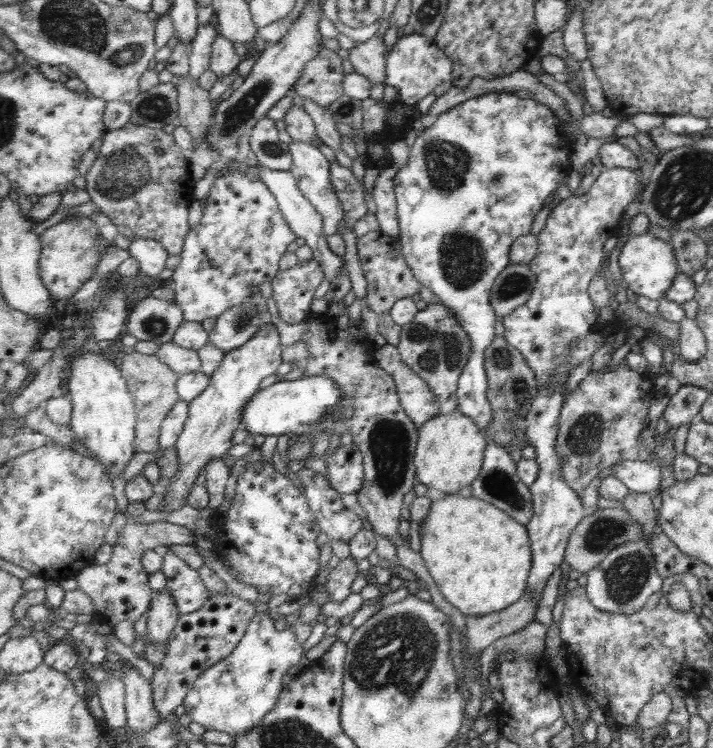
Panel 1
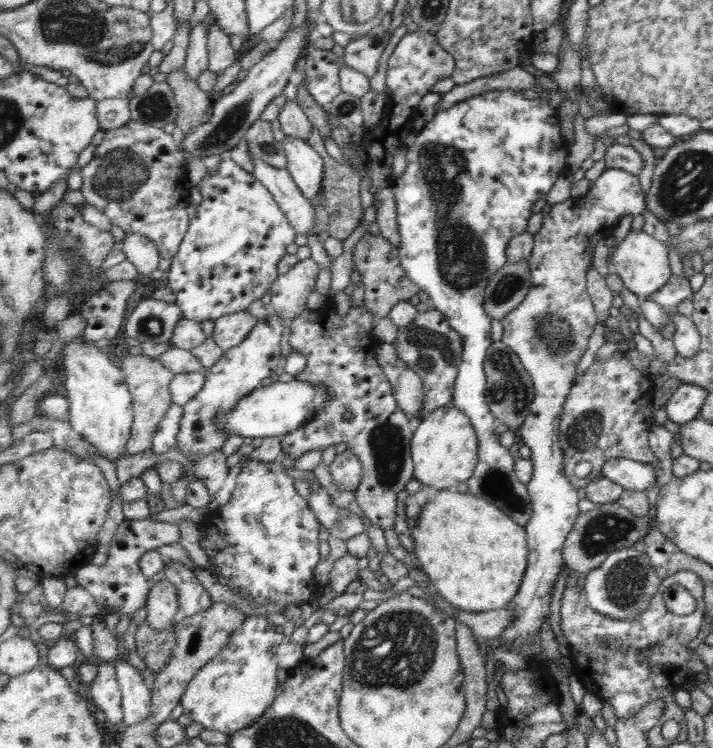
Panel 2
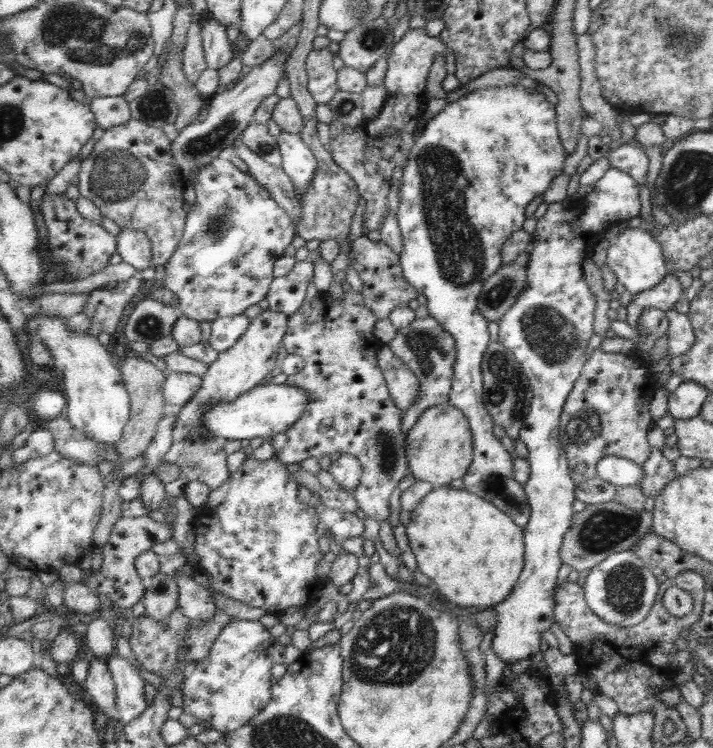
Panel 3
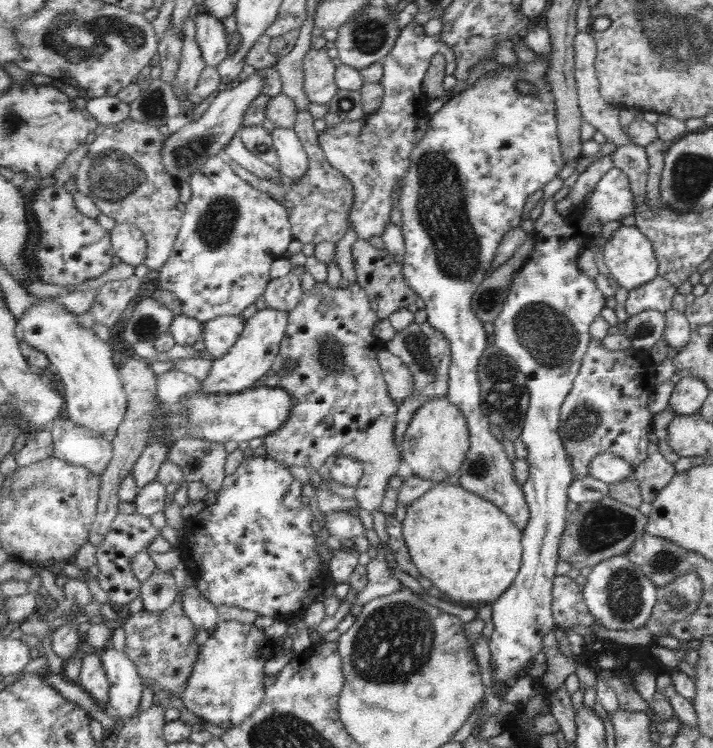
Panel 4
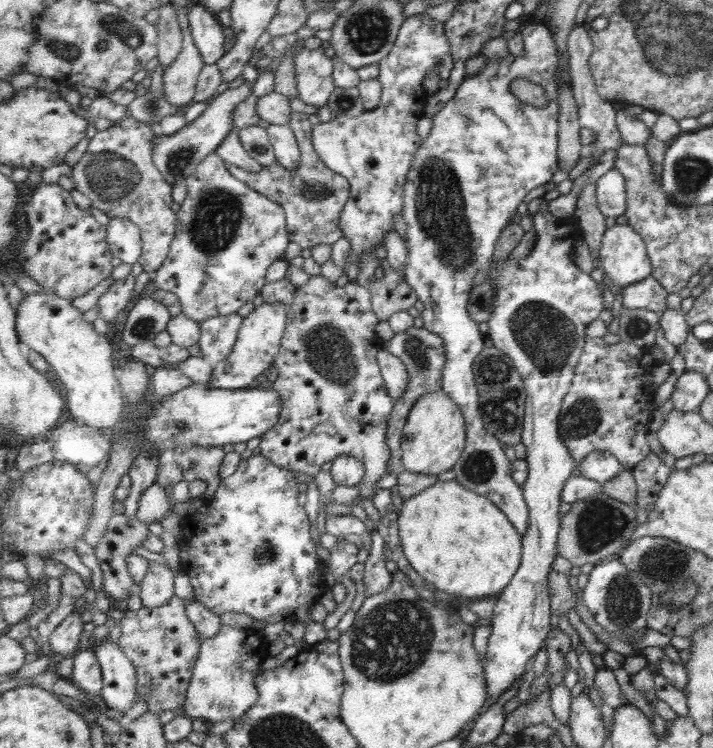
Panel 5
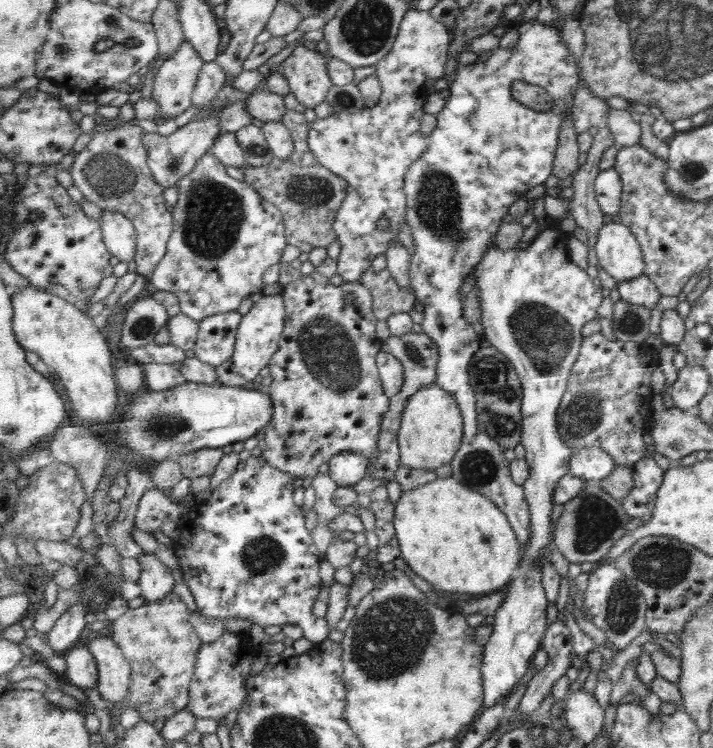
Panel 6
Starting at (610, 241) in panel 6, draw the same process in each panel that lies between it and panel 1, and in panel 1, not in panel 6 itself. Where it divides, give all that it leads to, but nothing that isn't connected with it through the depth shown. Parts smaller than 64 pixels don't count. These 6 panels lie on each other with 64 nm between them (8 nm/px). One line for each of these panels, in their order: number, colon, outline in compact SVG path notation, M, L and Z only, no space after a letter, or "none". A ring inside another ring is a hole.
1: M631 234L621 248L617 262L619 262L623 284L627 286L627 290L631 290L637 296L655 300L655 302L663 298L663 294L669 290L673 278L679 274L677 258L673 254L671 244L661 242L653 234Z
2: M629 232L615 246L615 250L611 252L611 260L607 260L607 262L609 262L611 272L615 272L621 278L625 290L633 292L637 298L647 298L647 296L655 294L671 278L667 252L669 252L669 248L665 244L657 242L655 238L647 236L645 232Z
3: M625 228L617 236L617 240L611 242L611 246L607 248L607 266L615 274L619 290L627 290L631 292L631 296L653 288L655 284L659 284L661 278L667 276L665 258L659 244L645 230L639 228Z
4: M617 226L603 244L603 264L611 274L611 282L627 292L659 276L655 252L635 226Z
5: M621 220L605 228L599 262L603 276L609 276L621 286L629 286L651 276L651 262L639 234L631 232L631 228Z

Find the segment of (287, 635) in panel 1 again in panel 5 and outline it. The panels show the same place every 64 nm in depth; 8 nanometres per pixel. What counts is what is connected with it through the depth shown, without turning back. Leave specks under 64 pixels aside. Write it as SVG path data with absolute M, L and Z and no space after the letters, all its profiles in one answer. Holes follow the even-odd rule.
M223 626L219 636L205 638L203 648L195 666L195 676L191 680L189 692L187 692L187 704L183 706L189 718L201 718L211 724L217 722L241 722L247 712L259 704L259 686L257 678L263 670L263 662L271 656L271 642L259 636L257 630L239 630L231 626Z

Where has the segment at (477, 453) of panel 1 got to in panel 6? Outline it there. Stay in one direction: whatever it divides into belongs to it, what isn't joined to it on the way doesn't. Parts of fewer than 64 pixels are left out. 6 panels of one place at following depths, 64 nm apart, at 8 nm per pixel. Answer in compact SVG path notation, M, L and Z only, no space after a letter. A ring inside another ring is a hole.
M439 384L425 386L409 398L409 404L403 410L403 424L399 430L403 466L435 470L443 464L451 464L463 448L463 436L465 418L455 396L449 390L439 388Z

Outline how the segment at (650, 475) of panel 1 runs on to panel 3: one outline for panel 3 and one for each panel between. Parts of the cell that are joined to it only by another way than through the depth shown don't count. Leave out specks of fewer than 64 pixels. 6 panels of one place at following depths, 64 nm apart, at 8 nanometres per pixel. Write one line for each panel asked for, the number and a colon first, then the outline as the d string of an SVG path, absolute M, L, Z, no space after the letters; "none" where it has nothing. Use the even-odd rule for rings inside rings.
2: M611 458L601 466L603 478L623 486L625 490L649 490L655 484L657 472L651 470L649 464L639 464L635 460Z
3: M603 456L595 464L597 478L613 486L639 486L643 480L643 470L633 460L623 460L617 456Z

